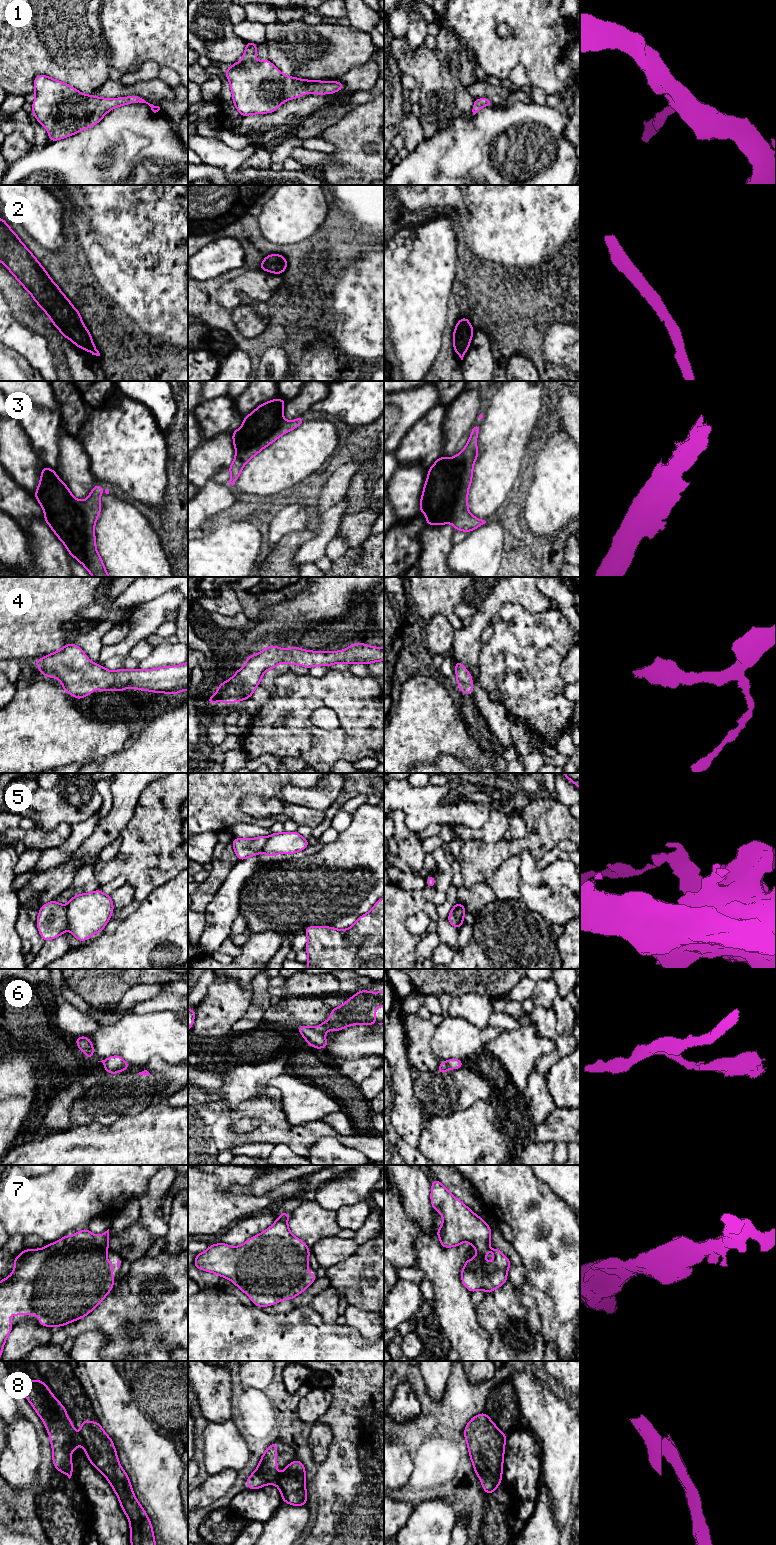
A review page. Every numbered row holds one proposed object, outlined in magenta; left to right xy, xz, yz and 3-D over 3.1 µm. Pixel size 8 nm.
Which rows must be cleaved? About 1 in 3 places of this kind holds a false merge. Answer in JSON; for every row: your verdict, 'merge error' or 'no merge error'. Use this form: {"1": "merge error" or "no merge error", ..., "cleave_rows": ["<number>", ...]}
{"1": "no merge error", "2": "no merge error", "3": "no merge error", "4": "no merge error", "5": "merge error", "6": "merge error", "7": "no merge error", "8": "no merge error", "cleave_rows": ["5", "6"]}

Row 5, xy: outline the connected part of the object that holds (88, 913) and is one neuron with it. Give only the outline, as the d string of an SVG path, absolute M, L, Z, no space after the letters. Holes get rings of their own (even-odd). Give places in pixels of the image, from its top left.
M100 889L91 893L75 895L67 904L69 930L74 937L83 943L90 936L103 931L105 925L110 921L113 910L111 895L104 894Z

